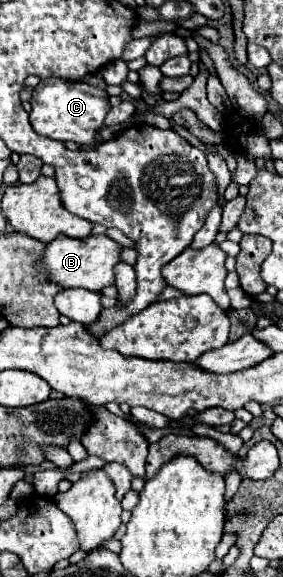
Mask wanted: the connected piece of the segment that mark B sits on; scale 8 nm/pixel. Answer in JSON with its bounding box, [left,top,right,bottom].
[37,235,121,291]

